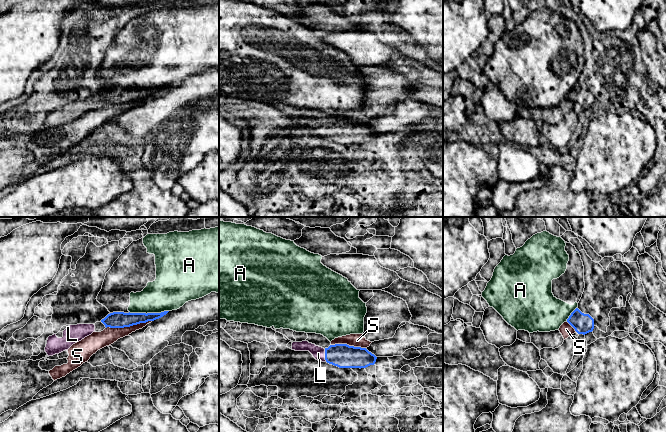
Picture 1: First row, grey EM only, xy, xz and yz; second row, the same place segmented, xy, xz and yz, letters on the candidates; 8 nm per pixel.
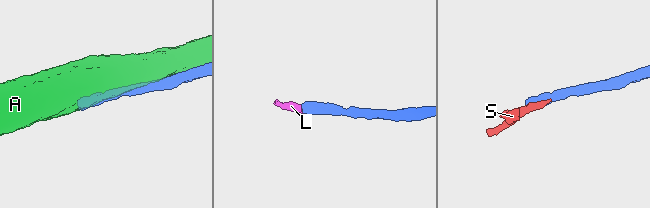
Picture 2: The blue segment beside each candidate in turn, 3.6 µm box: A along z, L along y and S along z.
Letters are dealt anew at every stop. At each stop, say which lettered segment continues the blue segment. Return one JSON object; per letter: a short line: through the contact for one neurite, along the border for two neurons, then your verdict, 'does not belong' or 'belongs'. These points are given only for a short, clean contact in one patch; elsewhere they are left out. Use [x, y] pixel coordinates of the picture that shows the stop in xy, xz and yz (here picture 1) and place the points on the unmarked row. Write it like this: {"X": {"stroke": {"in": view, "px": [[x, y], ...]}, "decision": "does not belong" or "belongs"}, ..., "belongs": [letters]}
{"A": {"decision": "does not belong"}, "L": {"stroke": {"in": "xz", "px": [[341, 131], [325, 131], [318, 129]]}, "decision": "belongs"}, "S": {"stroke": {"in": "xy", "px": [[151, 96], [129, 102], [106, 104]]}, "decision": "does not belong"}, "belongs": ["L"]}

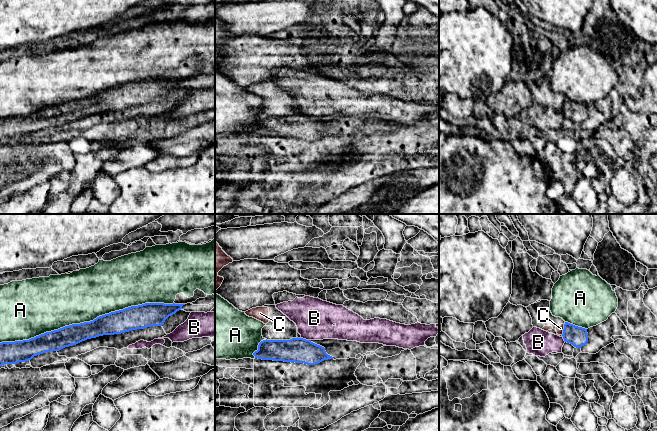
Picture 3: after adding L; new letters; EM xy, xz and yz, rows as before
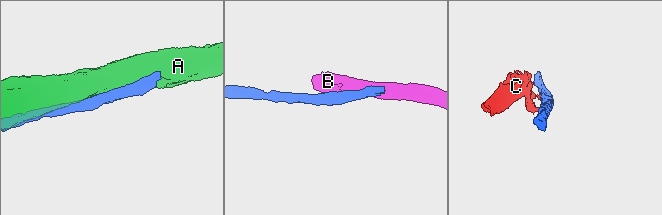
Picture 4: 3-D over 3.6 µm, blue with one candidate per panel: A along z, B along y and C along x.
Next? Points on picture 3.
{"A": {"decision": "does not belong"}, "B": {"decision": "does not belong"}, "C": {"decision": "does not belong"}, "belongs": []}

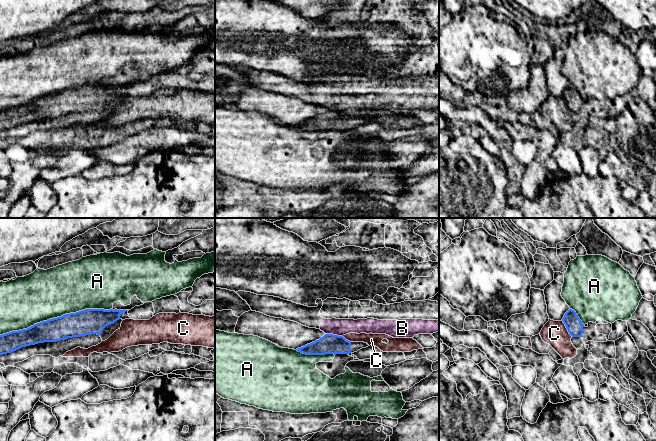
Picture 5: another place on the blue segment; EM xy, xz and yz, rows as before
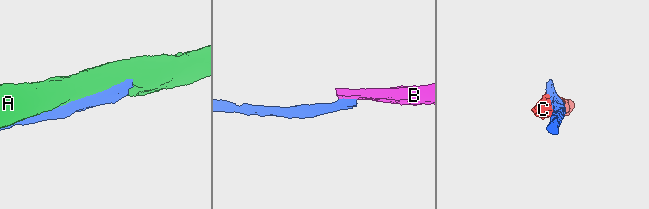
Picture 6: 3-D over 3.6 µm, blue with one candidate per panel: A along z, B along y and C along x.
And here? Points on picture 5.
{"A": {"decision": "does not belong"}, "B": {"stroke": {"in": "xz", "px": [[325, 109], [342, 112]]}, "decision": "does not belong"}, "C": {"decision": "does not belong"}, "belongs": []}

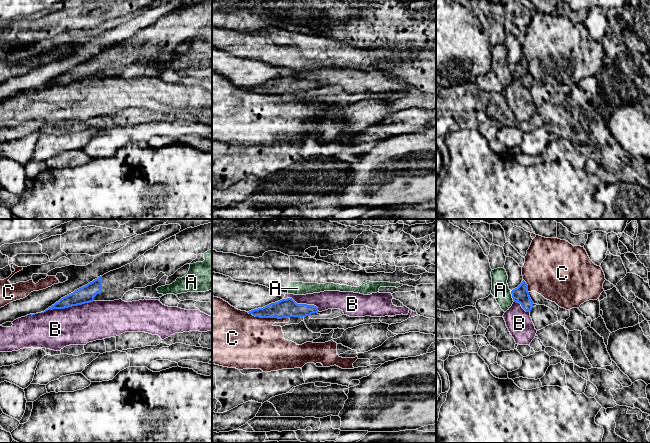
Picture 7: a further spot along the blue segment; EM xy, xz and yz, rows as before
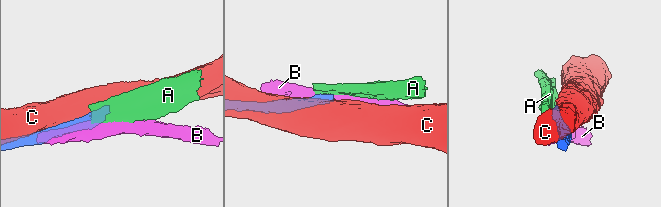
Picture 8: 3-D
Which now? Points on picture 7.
{"A": {"stroke": {"in": "yz", "px": [[510, 67], [514, 77]]}, "decision": "does not belong"}, "B": {"decision": "does not belong"}, "C": {"decision": "does not belong"}, "belongs": []}

